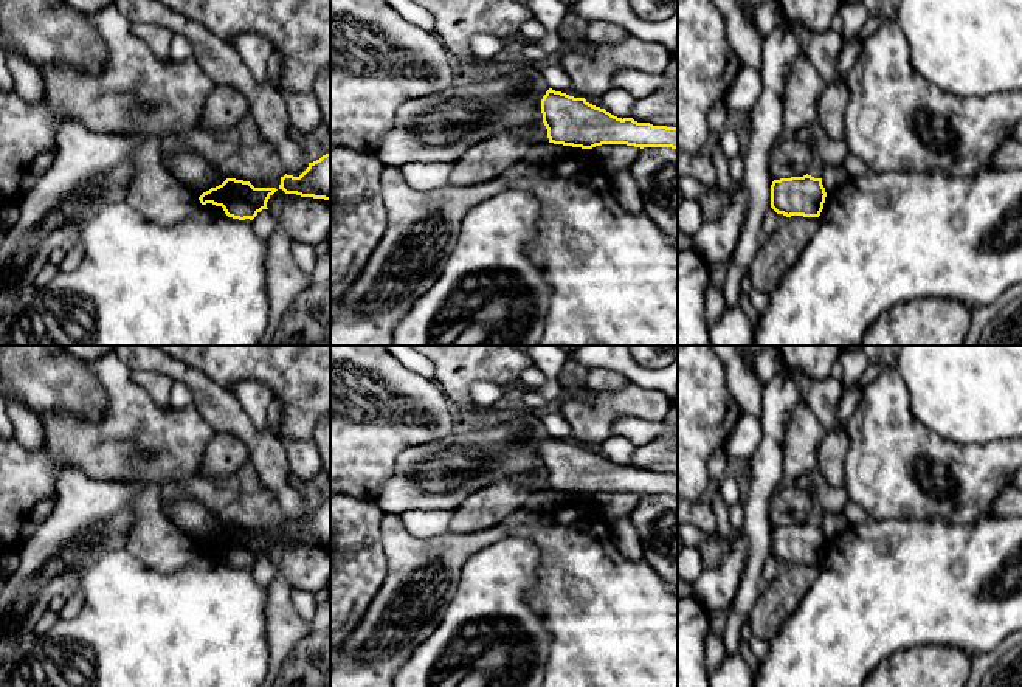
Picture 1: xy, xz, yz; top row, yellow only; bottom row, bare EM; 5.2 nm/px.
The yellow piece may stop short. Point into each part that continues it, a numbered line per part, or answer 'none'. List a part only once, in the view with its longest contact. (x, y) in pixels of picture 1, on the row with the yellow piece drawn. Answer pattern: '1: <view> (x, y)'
none

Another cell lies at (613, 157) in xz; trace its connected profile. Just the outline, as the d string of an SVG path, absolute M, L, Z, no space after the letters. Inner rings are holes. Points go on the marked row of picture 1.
M602 144L591 149L600 161L603 171L614 177L622 169L630 169L640 154L640 147L627 144Z

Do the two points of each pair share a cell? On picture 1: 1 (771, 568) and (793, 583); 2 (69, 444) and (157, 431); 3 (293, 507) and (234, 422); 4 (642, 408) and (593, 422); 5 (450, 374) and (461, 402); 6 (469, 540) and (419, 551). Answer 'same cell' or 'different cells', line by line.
1: different cells
2: same cell
3: same cell
4: same cell
5: same cell
6: same cell

